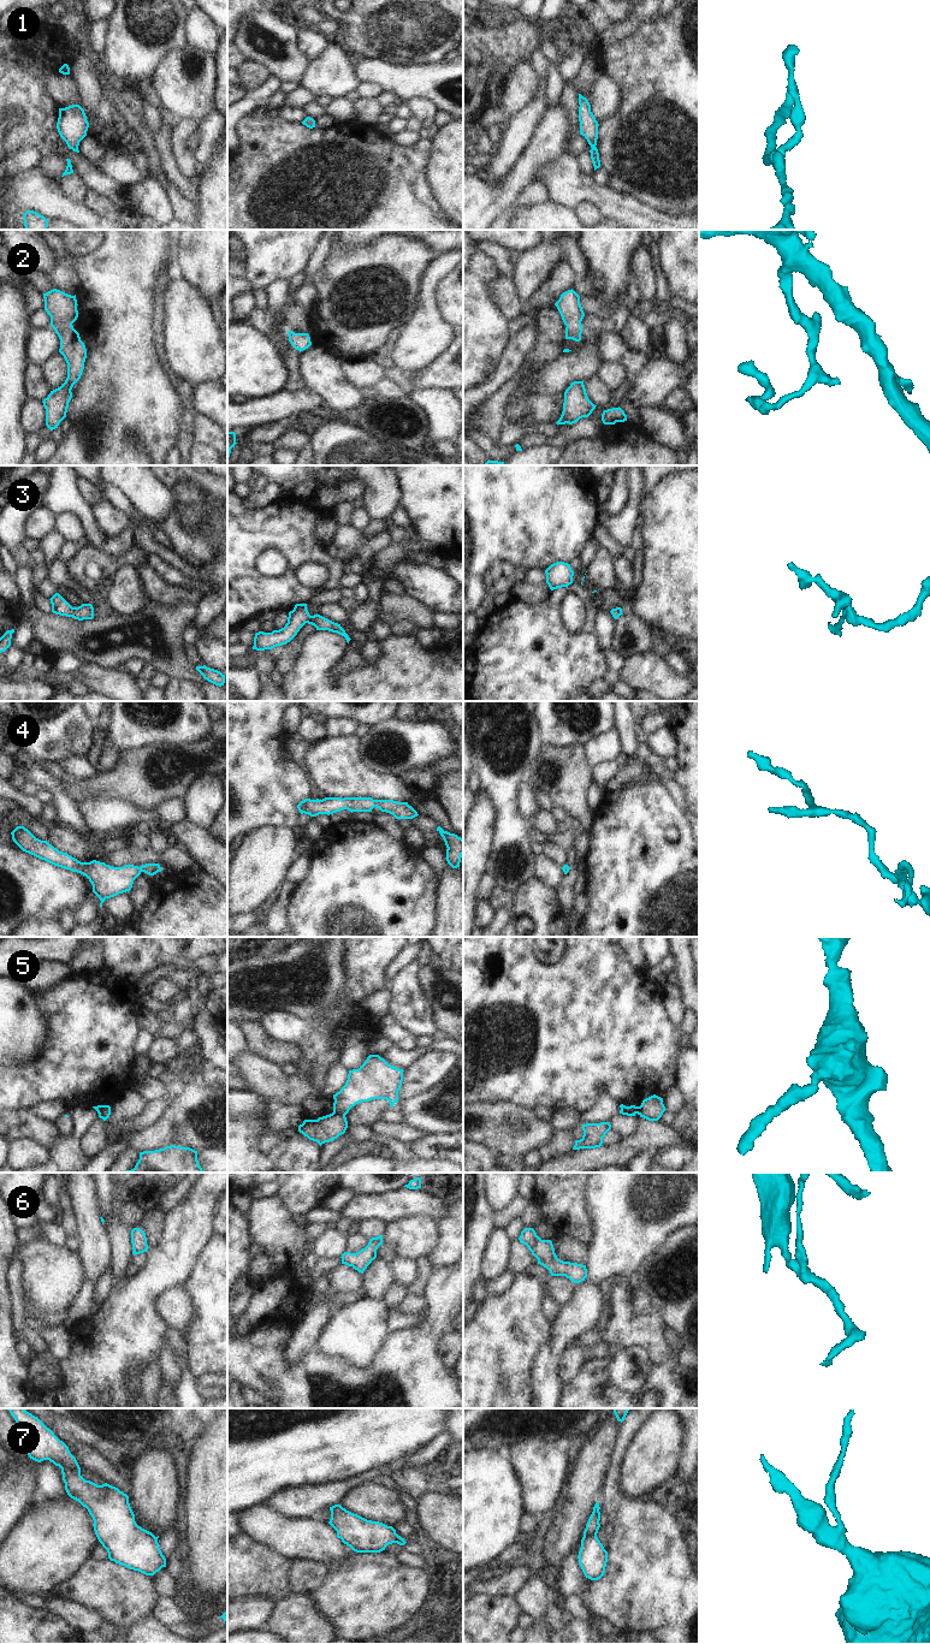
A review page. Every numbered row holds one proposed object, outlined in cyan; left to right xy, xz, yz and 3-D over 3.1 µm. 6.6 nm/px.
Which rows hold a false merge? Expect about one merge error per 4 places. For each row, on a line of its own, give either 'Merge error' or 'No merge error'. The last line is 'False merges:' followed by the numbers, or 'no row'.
1: No merge error
2: No merge error
3: No merge error
4: No merge error
5: Merge error
6: No merge error
7: Merge error
False merges: 5, 7

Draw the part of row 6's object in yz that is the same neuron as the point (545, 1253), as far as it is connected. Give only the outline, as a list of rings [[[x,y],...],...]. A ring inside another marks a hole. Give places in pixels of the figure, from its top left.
[[[525,1228],[519,1240],[528,1247],[538,1259],[538,1264],[546,1268],[551,1276],[565,1276],[574,1283],[580,1283],[587,1277],[586,1265],[558,1259],[552,1241],[541,1240],[533,1228]]]

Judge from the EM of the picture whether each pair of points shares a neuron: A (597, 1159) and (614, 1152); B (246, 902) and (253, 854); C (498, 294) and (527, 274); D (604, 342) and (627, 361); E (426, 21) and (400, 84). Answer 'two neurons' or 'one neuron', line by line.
A: one neuron
B: one neuron
C: two neurons
D: one neuron
E: two neurons

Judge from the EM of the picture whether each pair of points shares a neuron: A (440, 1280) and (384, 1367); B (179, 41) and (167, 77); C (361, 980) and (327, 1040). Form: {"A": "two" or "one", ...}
{"A": "one", "B": "two", "C": "one"}

